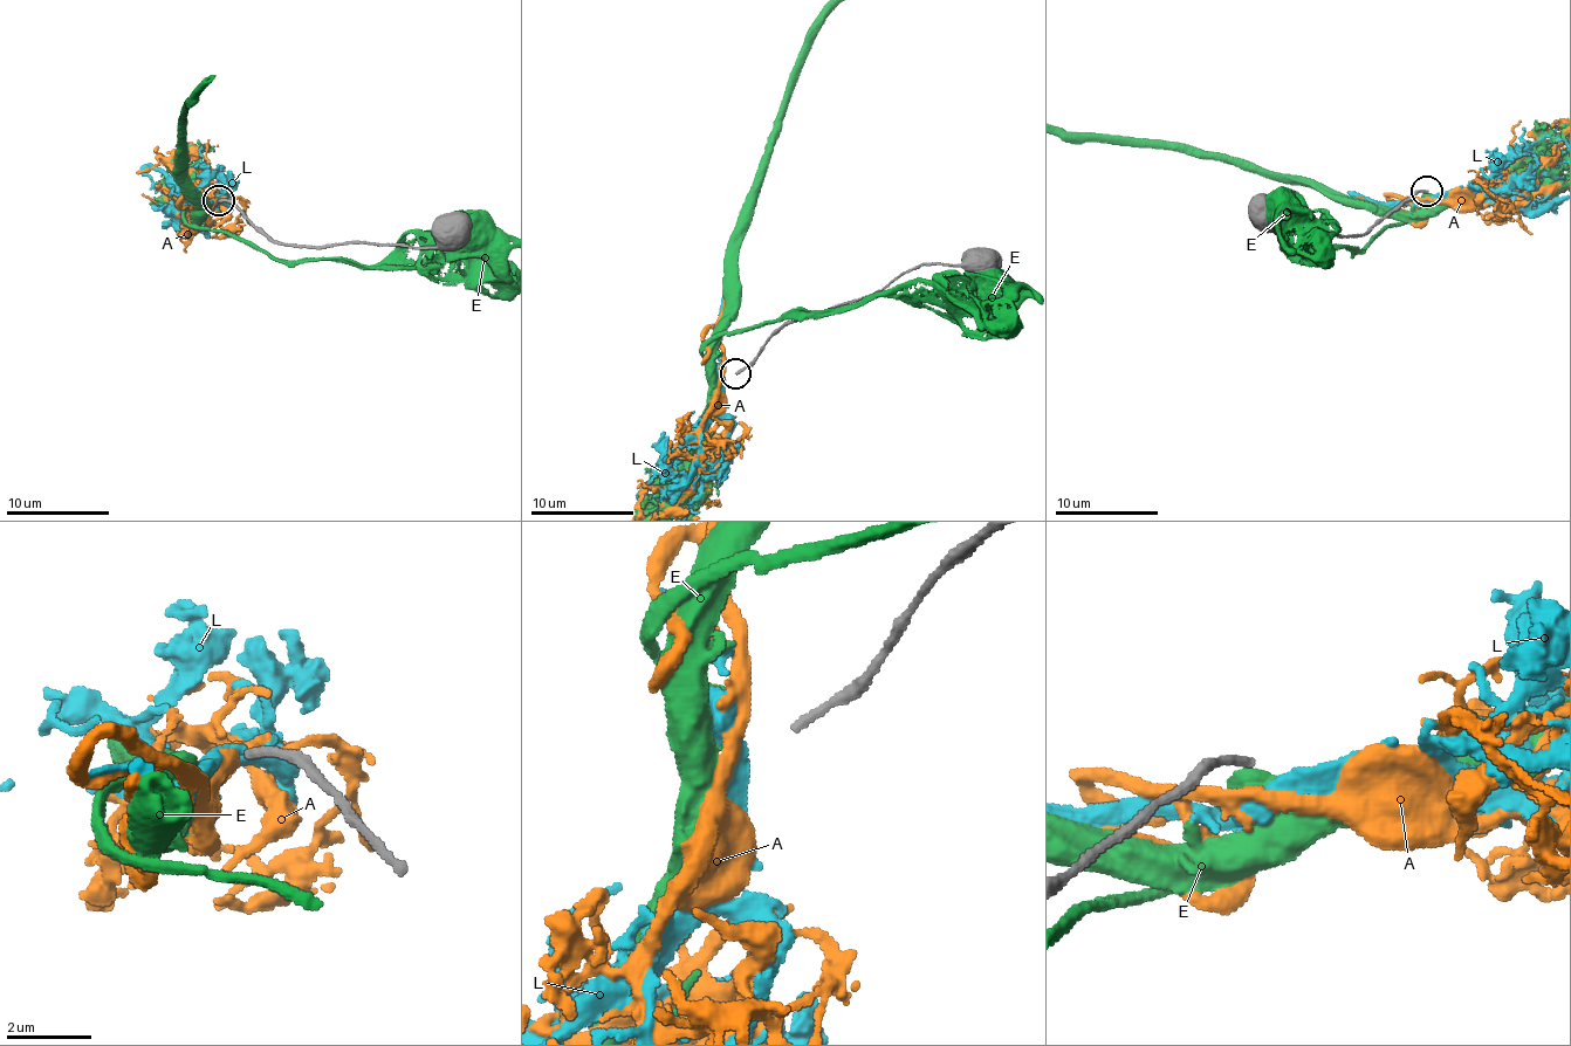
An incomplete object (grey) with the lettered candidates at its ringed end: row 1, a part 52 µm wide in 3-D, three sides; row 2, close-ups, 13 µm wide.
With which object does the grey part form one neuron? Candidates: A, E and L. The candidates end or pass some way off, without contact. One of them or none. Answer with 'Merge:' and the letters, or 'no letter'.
Merge: no letter

